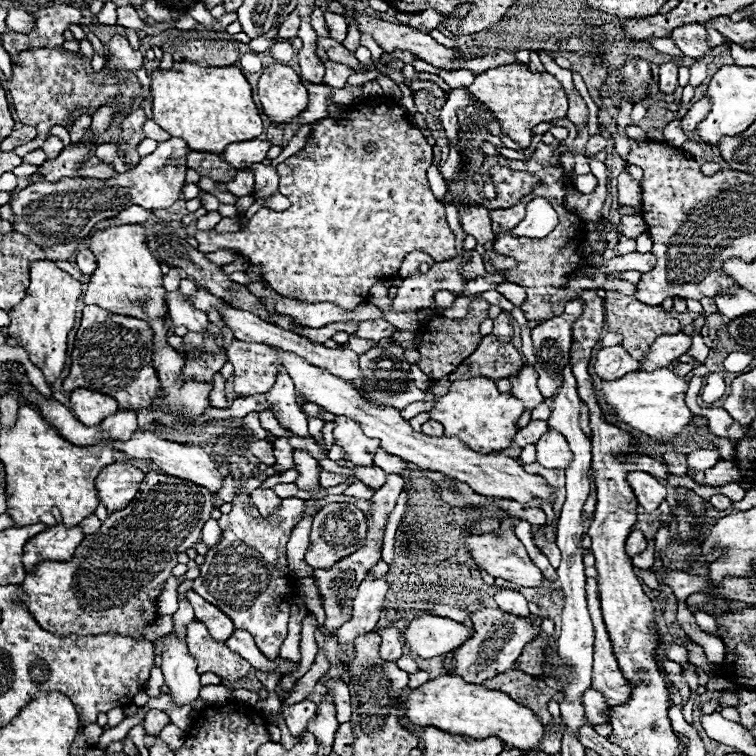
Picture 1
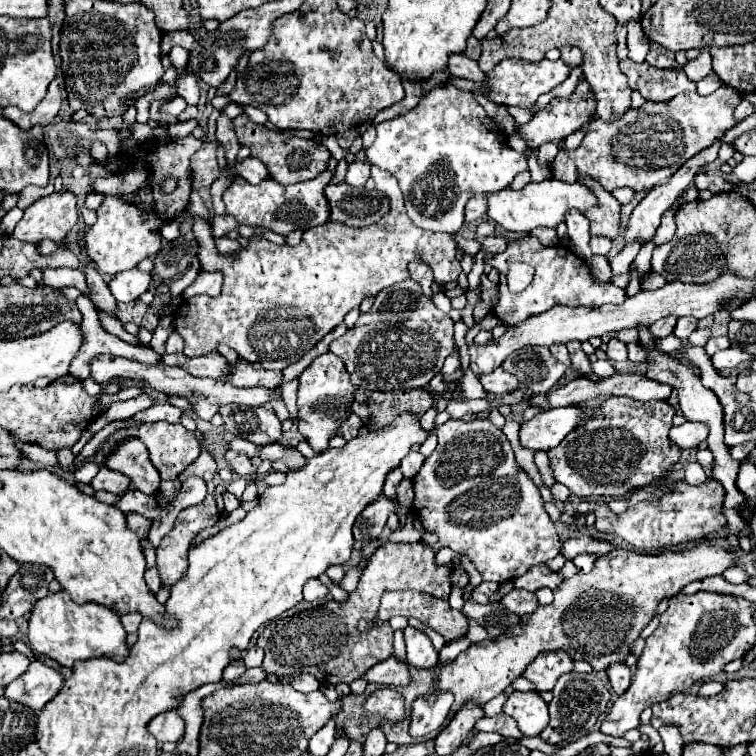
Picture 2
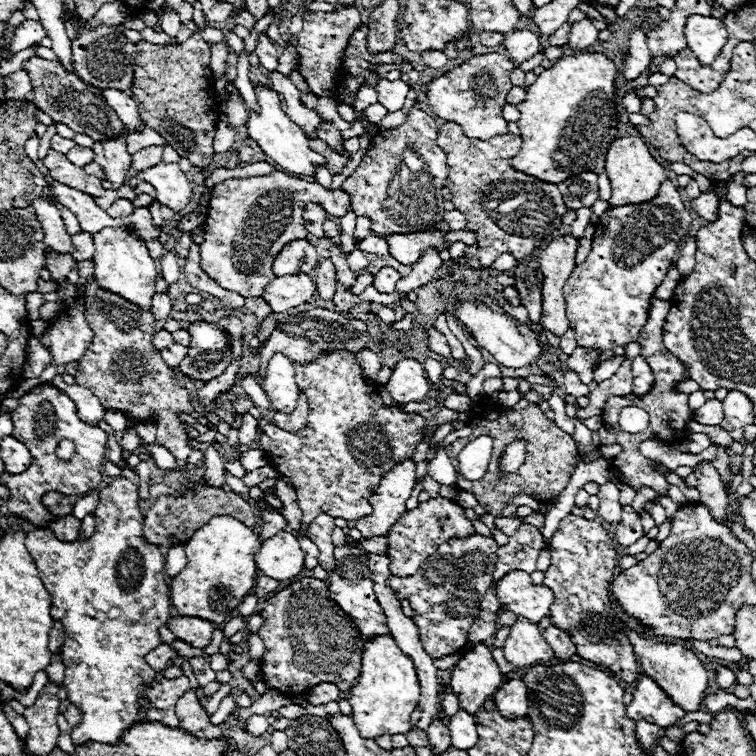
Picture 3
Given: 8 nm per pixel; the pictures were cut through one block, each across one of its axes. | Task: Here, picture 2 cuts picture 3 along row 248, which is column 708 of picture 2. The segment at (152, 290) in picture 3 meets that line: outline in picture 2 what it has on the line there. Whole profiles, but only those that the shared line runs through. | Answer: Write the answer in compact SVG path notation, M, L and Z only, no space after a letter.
M720 86L708 96L684 92L668 102L646 102L638 110L630 108L614 122L596 118L590 122L580 148L558 152L551 165L553 176L562 182L576 182L578 174L588 174L610 192L620 186L628 186L636 192L650 190L664 184L694 154L722 140L724 134L738 124L734 110L740 100L736 90Z

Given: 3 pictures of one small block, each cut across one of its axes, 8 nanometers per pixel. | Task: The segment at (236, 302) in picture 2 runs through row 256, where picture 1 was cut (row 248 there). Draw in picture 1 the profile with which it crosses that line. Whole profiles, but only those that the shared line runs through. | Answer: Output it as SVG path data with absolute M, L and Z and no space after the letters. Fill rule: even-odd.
M372 98L372 100L362 100L362 108L360 104L352 104L346 108L346 116L342 120L334 120L334 118L322 118L318 120L308 134L308 140L304 144L304 148L300 152L296 152L294 156L286 158L282 164L276 166L278 170L278 178L280 178L280 192L292 202L292 206L284 212L274 212L268 208L260 208L246 224L244 230L238 232L216 232L216 230L198 230L196 232L196 240L200 244L198 250L202 250L204 254L208 252L216 252L216 250L236 250L238 254L246 256L250 264L258 264L264 272L264 282L278 294L282 296L292 296L292 298L300 298L304 302L332 302L344 310L354 310L358 304L366 302L368 298L368 290L382 280L384 276L392 276L400 270L404 256L412 250L424 250L426 254L430 254L436 262L442 262L442 258L454 258L456 254L456 244L454 244L454 234L450 234L450 226L446 222L446 212L444 206L436 200L436 196L430 190L428 178L426 178L426 170L432 164L432 148L426 144L424 134L412 126L408 114L398 106L398 102L392 102L390 98ZM366 144L374 144L374 150L368 150Z

